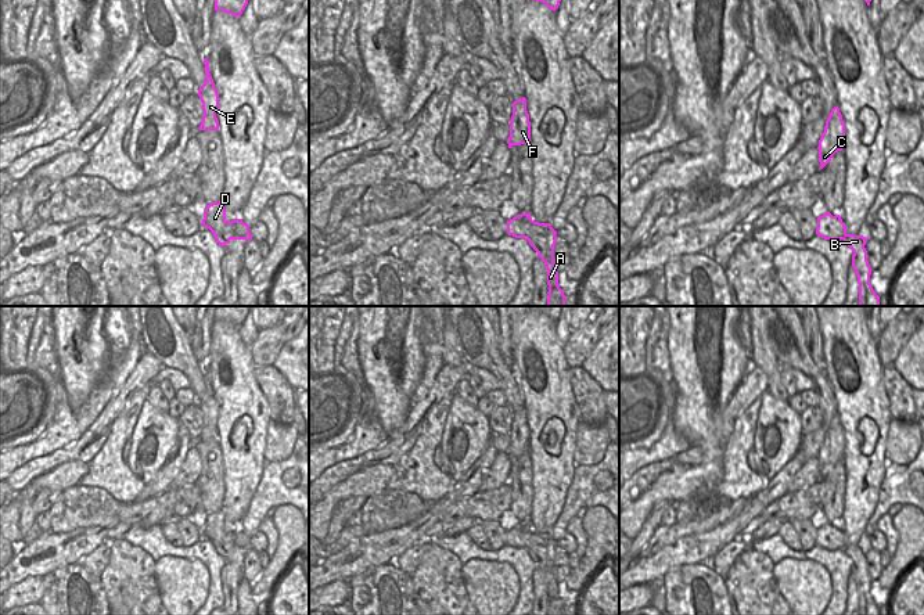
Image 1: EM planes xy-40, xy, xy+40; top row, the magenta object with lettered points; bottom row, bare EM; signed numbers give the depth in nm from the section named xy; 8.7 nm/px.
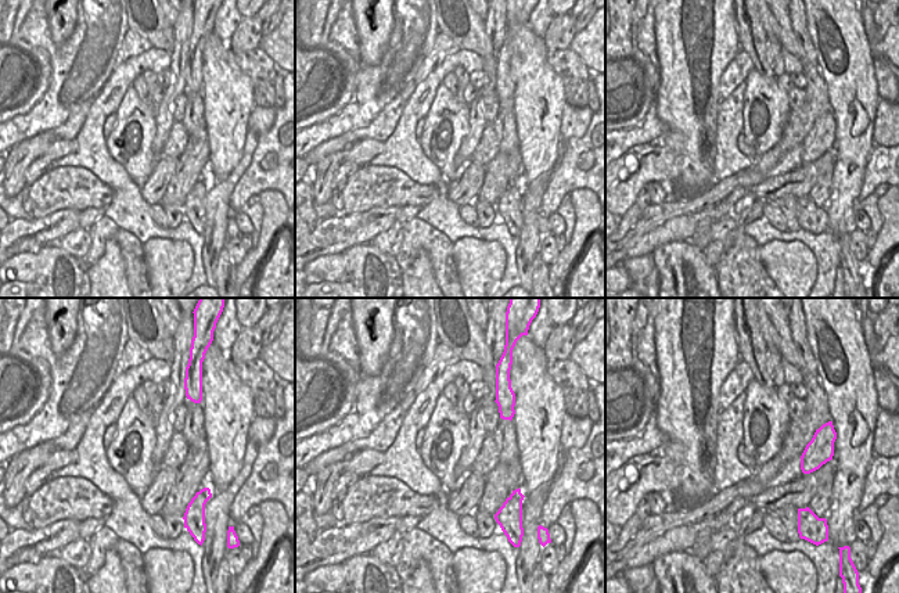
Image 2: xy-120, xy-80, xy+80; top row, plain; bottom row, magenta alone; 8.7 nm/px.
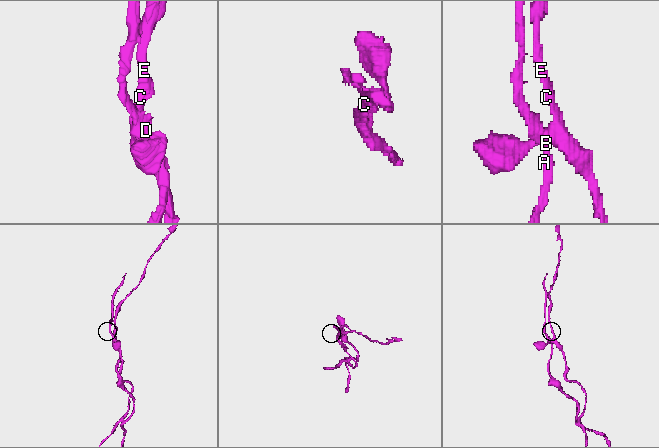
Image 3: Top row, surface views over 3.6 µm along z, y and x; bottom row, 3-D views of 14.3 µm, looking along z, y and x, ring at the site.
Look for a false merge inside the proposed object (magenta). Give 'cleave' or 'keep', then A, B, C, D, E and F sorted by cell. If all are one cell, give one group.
cleave; groups A B D / C E F

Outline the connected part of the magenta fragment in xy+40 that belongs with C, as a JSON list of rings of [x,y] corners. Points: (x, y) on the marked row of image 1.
[[[834,107],[826,121],[824,132],[819,140],[819,162],[823,169],[845,143],[845,123],[838,107]]]

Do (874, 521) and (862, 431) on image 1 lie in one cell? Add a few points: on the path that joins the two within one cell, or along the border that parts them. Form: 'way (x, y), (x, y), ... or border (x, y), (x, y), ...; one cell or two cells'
border (881, 481), (878, 502), (865, 529), (867, 535); two cells

